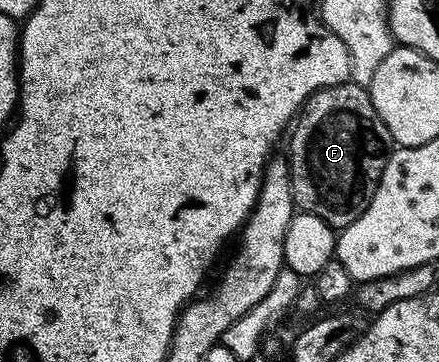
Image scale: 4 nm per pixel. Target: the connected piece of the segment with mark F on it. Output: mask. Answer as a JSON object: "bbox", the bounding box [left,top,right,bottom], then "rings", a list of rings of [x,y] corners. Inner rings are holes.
{"bbox":[290,79,393,231],"rings":[[[348,79],[311,94],[290,133],[291,190],[296,206],[342,231],[362,215],[377,191],[385,163],[393,152],[389,127],[377,115],[370,92]]]}

